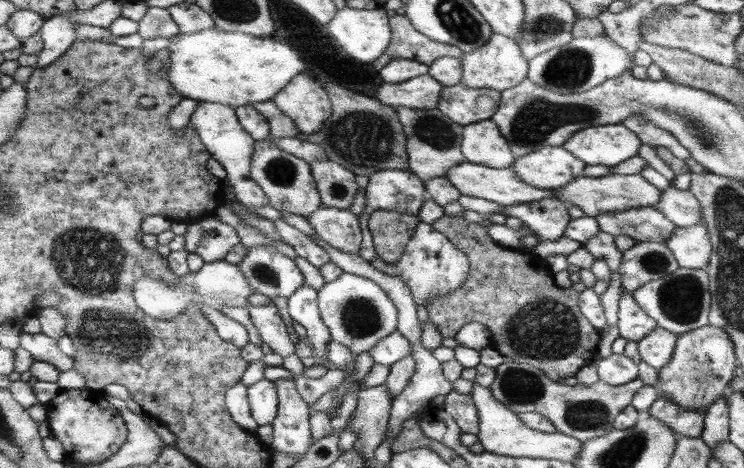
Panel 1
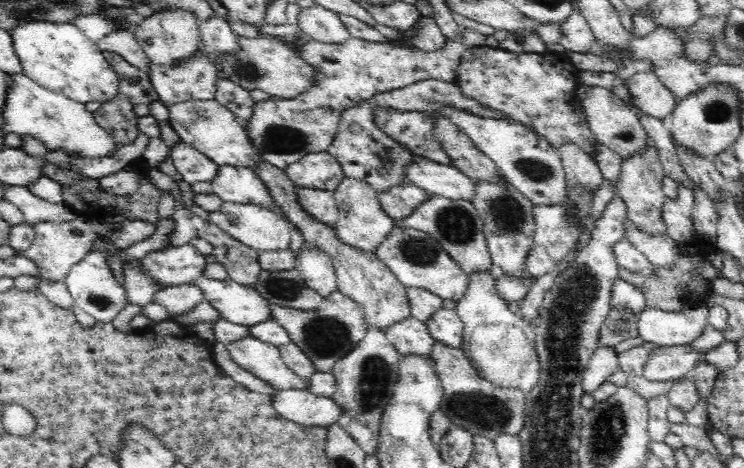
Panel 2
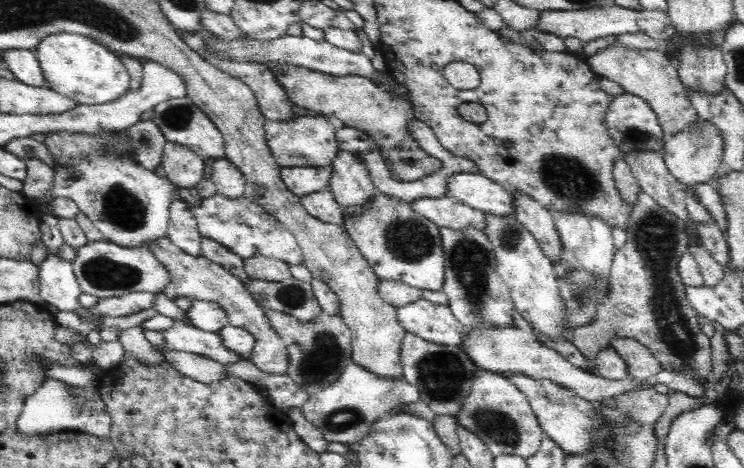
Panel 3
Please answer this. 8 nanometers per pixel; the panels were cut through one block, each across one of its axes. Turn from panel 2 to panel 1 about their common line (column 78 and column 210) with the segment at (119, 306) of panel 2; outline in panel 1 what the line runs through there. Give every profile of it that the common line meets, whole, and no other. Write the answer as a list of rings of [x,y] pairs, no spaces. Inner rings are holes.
[[[225,259],[206,262],[199,272],[191,271],[189,276],[180,278],[177,286],[155,280],[155,277],[141,278],[135,284],[135,301],[139,304],[139,308],[143,308],[149,317],[153,316],[153,318],[165,321],[175,321],[175,318],[179,317],[185,309],[189,309],[191,305],[197,305],[201,310],[205,306],[215,309],[237,306],[250,309],[251,305],[248,300],[251,294],[257,293],[247,283],[239,265],[227,262]]]

